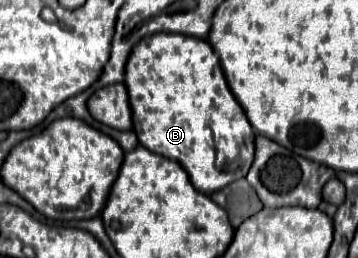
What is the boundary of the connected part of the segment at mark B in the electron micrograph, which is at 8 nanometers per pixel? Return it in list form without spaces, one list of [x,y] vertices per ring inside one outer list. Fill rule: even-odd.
[[[154,33],[140,39],[128,55],[124,85],[132,109],[132,131],[136,133],[138,143],[152,153],[178,161],[196,189],[210,195],[230,181],[246,177],[254,159],[254,131],[228,89],[216,53],[204,39],[180,33]]]

